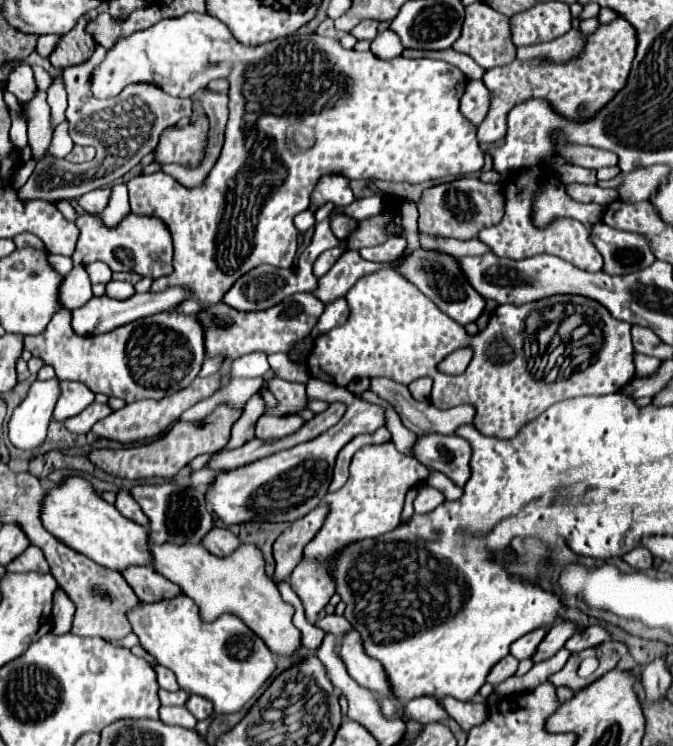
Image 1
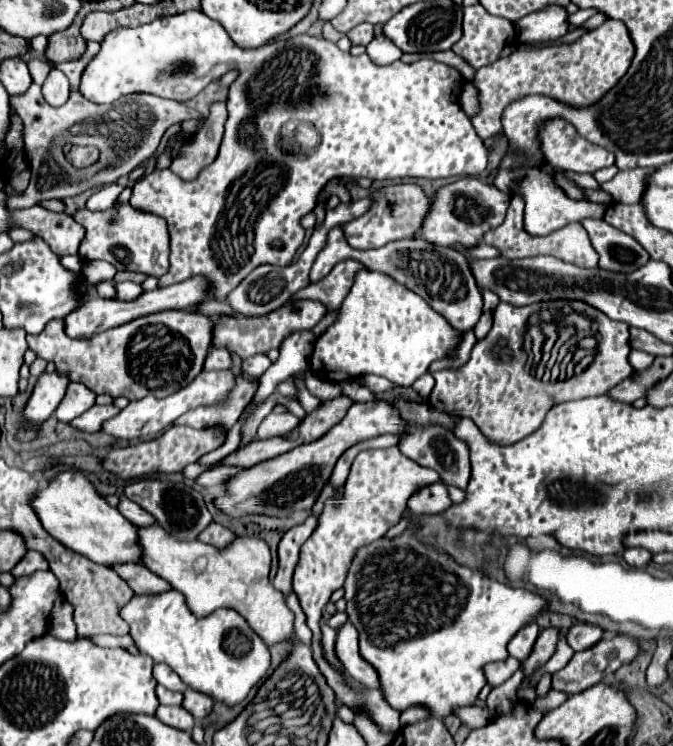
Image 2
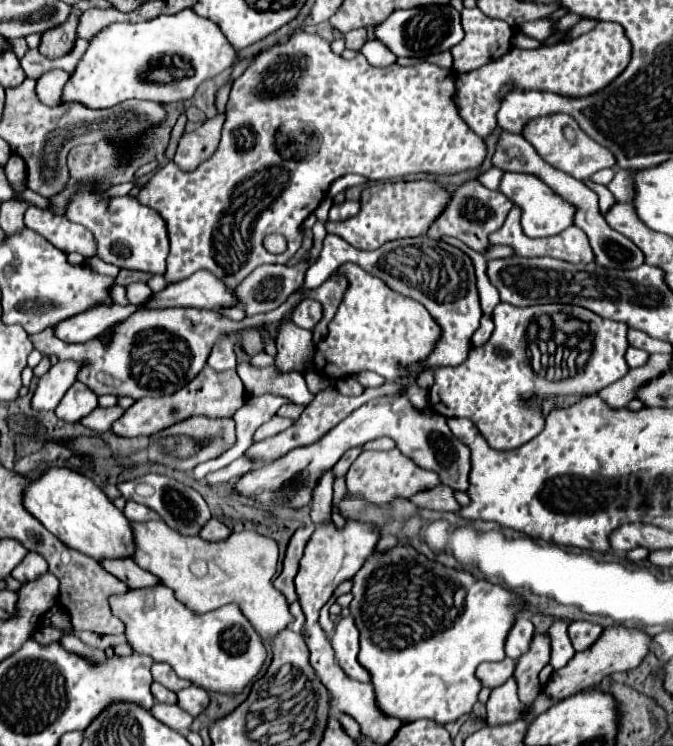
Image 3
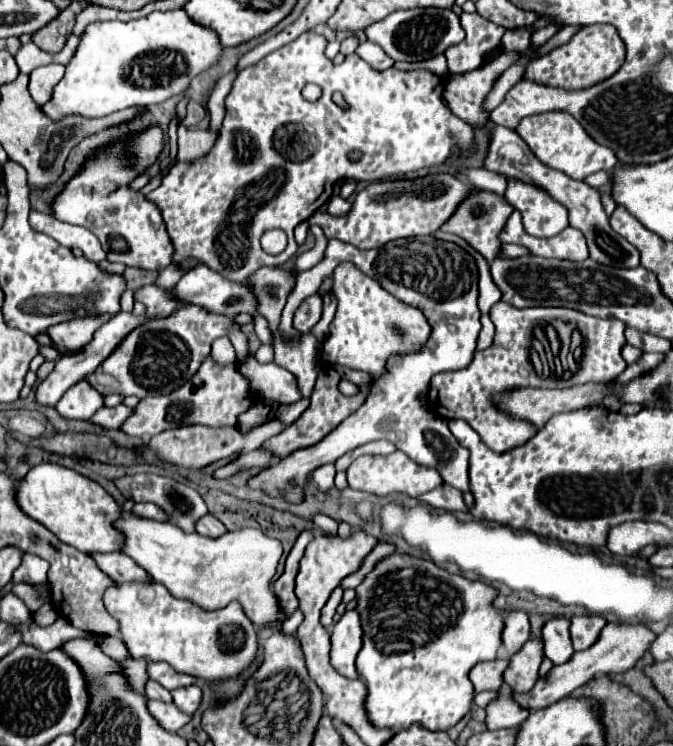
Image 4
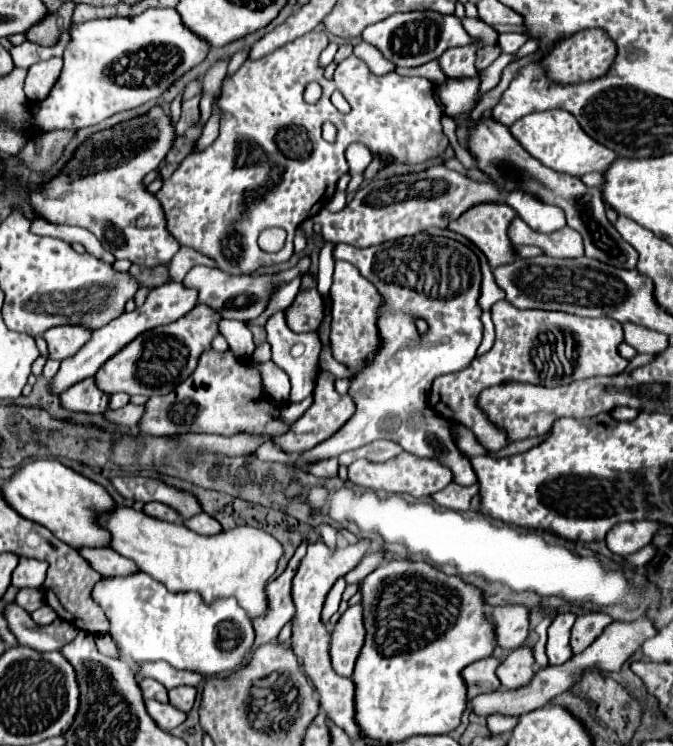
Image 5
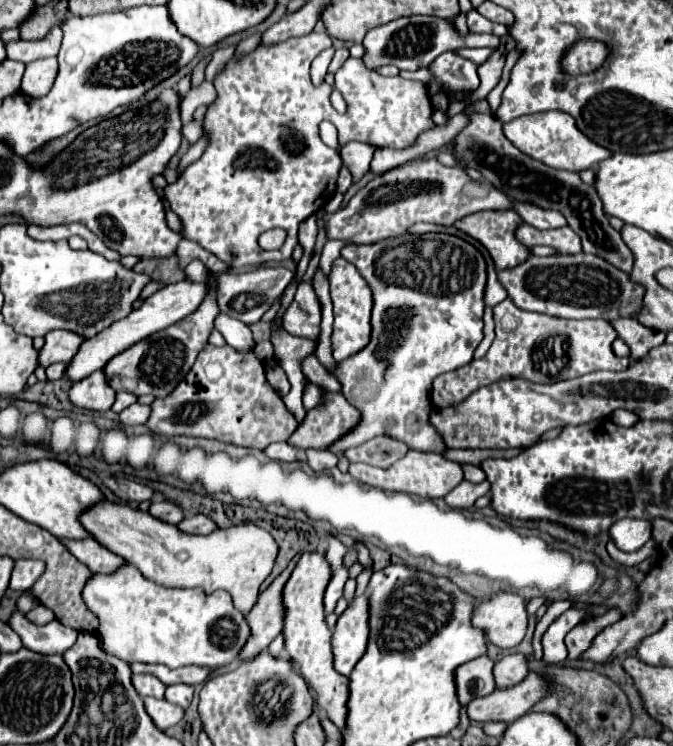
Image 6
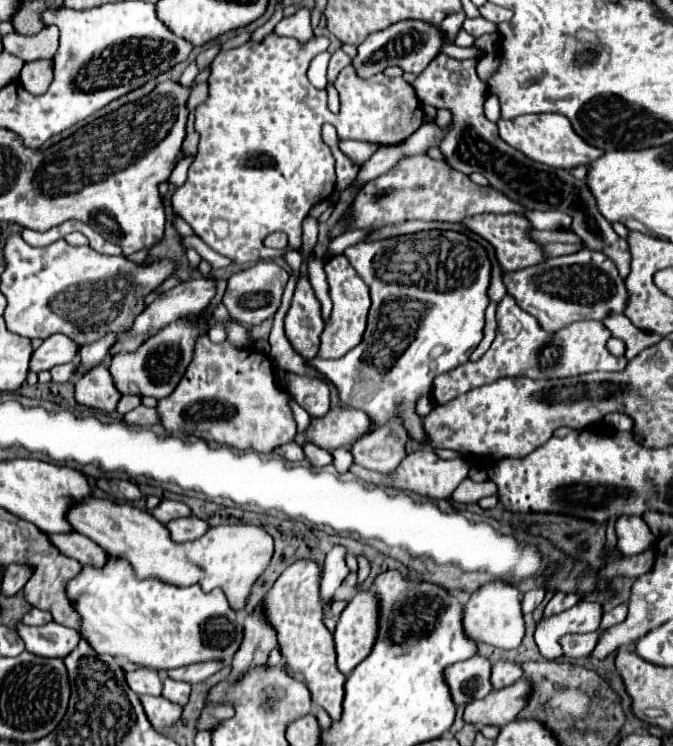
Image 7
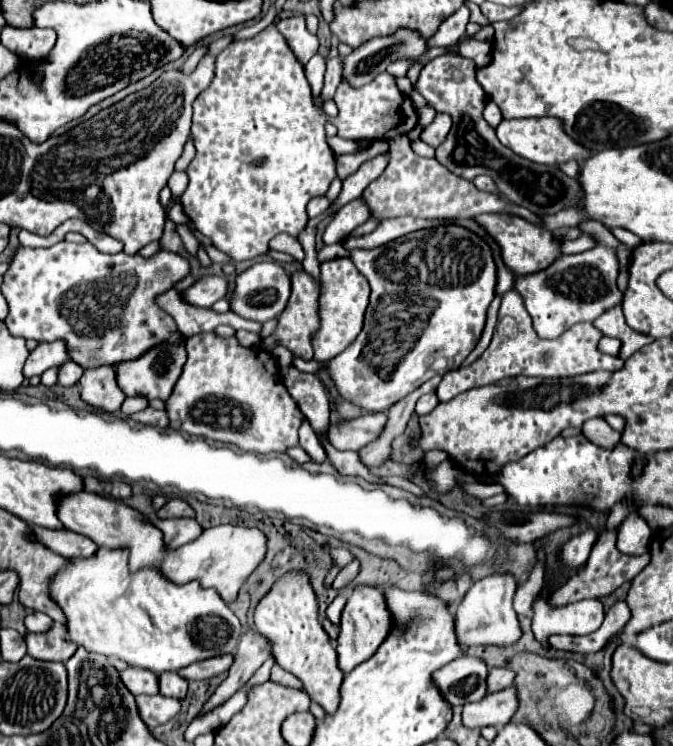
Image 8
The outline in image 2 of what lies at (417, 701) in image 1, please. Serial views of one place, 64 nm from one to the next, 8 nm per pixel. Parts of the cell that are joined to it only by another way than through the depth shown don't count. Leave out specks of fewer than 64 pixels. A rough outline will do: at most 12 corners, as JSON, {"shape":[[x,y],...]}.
{"shape":[[408,710],[402,714],[400,724],[408,726],[428,718],[424,710]]}

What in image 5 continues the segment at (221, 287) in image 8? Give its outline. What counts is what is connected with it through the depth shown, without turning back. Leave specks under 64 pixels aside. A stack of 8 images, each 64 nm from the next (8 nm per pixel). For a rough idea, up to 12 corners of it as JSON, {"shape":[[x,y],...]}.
{"shape":[[182,282],[152,288],[143,306],[95,330],[62,362],[52,392],[94,376],[136,336],[198,304]]}

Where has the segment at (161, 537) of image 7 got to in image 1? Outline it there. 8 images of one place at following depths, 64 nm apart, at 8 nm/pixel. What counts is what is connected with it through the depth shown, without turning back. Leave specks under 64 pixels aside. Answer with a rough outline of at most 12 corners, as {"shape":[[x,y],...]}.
{"shape":[[150,540],[152,568],[204,622],[228,612],[276,654],[300,648],[294,608],[256,544],[216,558]]}

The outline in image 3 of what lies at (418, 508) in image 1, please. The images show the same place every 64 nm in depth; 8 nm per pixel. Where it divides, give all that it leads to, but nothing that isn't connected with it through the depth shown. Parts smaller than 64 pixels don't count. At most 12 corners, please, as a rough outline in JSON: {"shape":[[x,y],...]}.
{"shape":[[438,484],[410,500],[418,508],[458,512],[454,490]]}

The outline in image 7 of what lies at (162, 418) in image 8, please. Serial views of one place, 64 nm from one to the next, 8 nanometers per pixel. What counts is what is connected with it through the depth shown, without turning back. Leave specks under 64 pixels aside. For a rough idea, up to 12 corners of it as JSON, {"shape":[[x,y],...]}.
{"shape":[[138,406],[124,416],[126,424],[156,426],[160,416],[156,408]]}

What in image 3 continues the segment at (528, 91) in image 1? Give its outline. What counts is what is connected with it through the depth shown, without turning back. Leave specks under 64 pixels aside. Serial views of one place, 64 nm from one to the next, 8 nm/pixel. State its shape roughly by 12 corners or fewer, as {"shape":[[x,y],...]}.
{"shape":[[614,22],[572,42],[512,48],[456,74],[454,104],[478,136],[496,128],[496,94],[584,96],[628,66]]}

